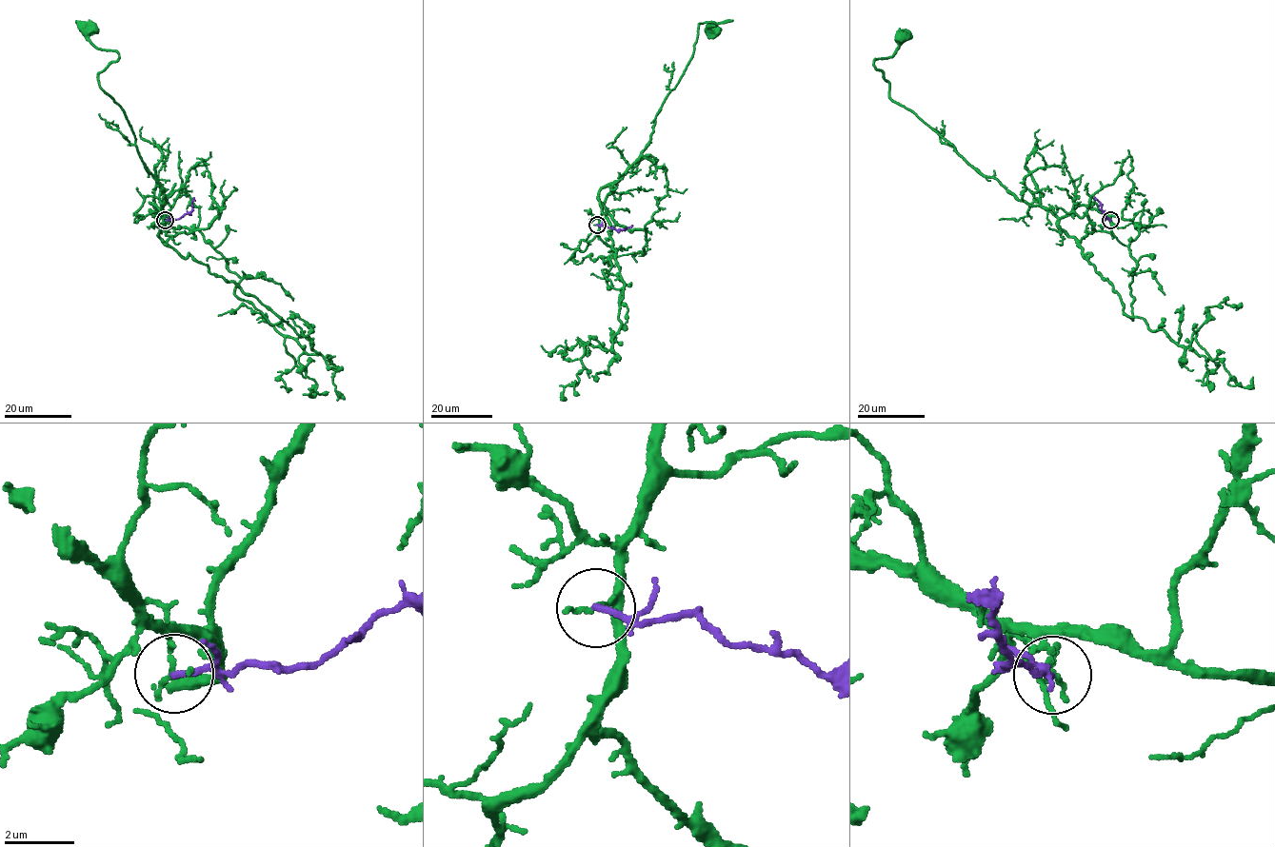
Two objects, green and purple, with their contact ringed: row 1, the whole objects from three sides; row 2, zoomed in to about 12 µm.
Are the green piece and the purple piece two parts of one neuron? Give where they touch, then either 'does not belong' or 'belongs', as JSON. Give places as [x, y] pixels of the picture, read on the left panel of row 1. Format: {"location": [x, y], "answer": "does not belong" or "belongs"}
{"location": [165, 220], "answer": "does not belong"}

